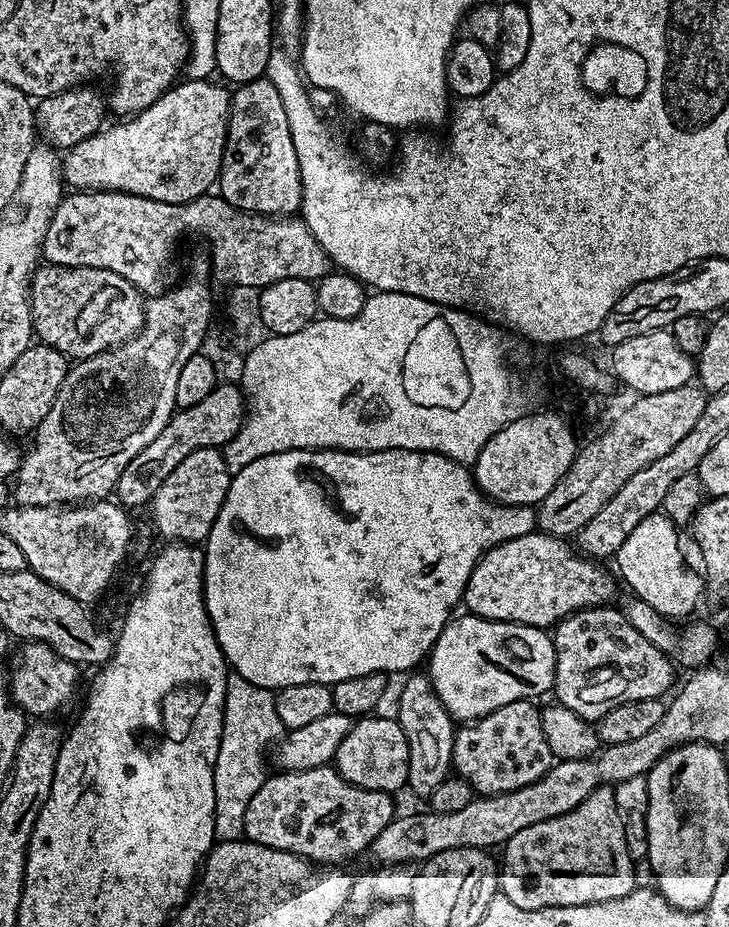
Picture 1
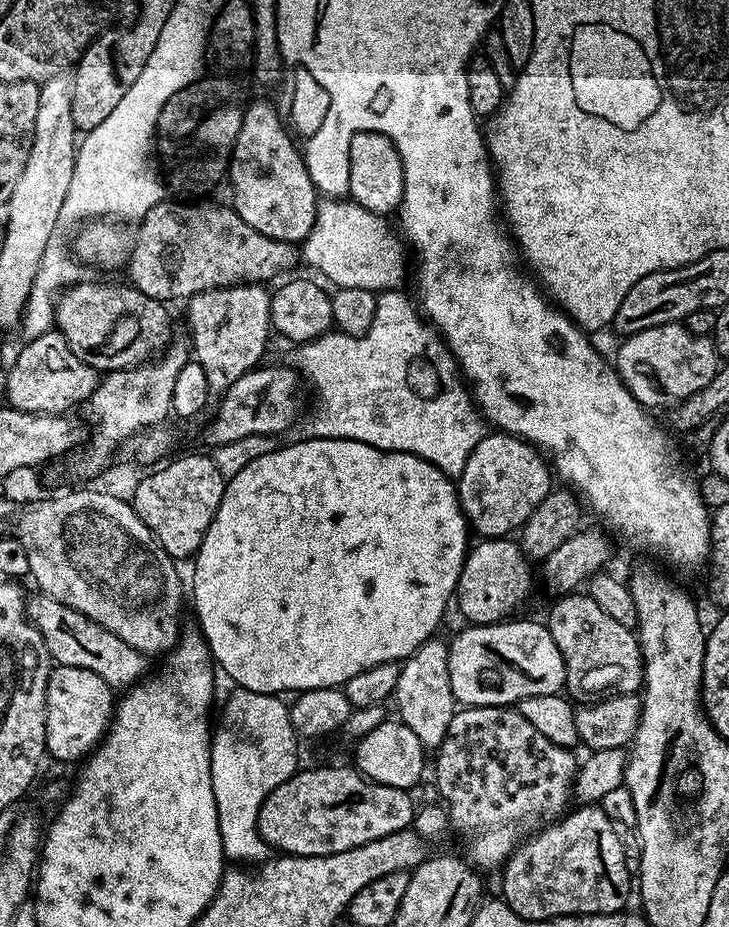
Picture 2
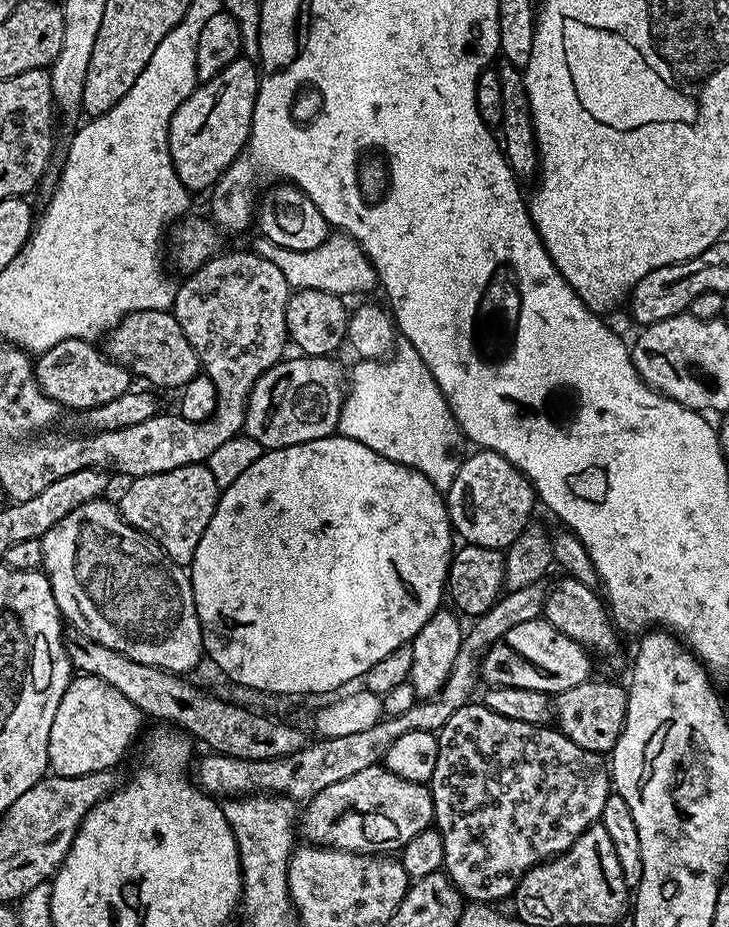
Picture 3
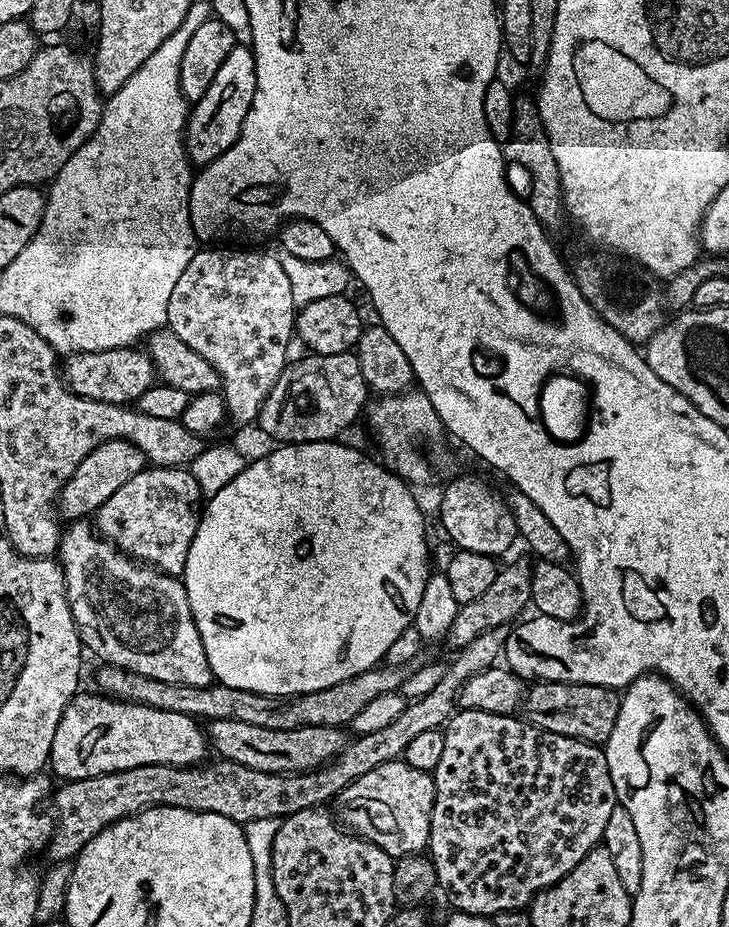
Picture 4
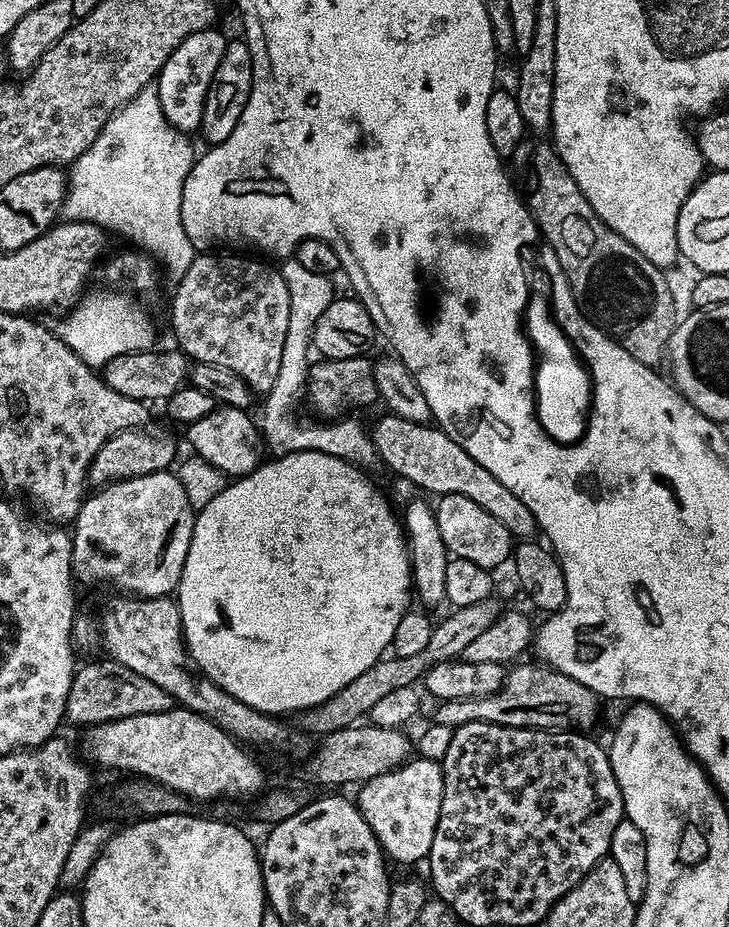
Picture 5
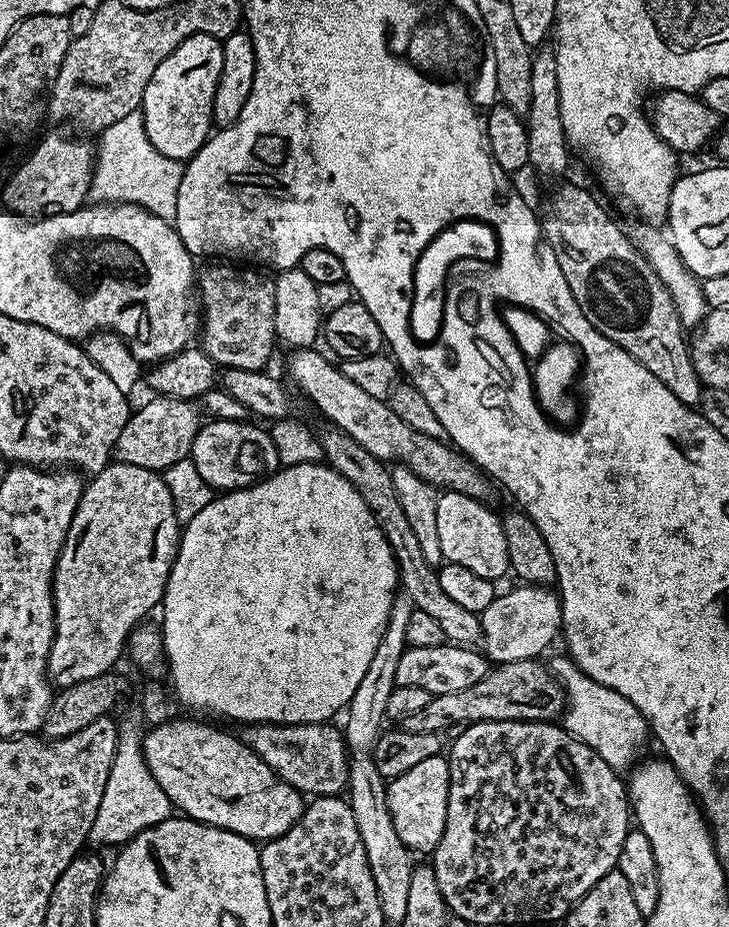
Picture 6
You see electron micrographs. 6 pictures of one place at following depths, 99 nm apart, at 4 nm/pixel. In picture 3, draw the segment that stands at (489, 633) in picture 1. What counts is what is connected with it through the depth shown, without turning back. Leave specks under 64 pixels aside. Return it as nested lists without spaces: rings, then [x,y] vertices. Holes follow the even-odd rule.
[[[531,620],[514,626],[514,630],[506,630],[506,634],[490,646],[482,661],[482,680],[488,686],[518,686],[555,694],[590,679],[593,675],[591,658],[589,649],[562,634],[547,620]]]

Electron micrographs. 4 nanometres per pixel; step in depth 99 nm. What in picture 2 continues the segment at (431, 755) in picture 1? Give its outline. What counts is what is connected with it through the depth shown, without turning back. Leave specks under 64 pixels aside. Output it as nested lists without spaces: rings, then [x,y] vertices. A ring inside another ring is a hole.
[[[440,638],[428,640],[414,654],[400,664],[398,686],[394,693],[395,715],[410,730],[418,742],[422,742],[425,750],[439,748],[442,738],[446,738],[446,730],[450,730],[450,722],[456,716],[458,705],[450,690],[450,666],[448,665],[448,644]]]

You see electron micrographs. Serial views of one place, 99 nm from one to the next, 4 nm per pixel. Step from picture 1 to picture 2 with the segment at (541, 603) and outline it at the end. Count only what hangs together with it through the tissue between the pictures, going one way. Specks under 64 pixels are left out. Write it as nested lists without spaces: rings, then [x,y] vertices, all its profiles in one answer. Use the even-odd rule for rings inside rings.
[[[484,538],[473,543],[468,549],[468,557],[464,560],[462,574],[456,583],[455,607],[460,607],[460,612],[465,616],[469,625],[494,624],[511,617],[512,612],[528,596],[532,588],[532,568],[529,557],[524,555],[523,548],[512,538]]]

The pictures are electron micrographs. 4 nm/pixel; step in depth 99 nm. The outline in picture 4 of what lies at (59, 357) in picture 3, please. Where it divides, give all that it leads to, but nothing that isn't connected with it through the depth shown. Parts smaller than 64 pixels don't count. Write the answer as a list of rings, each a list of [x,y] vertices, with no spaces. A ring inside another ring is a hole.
[[[139,347],[115,348],[101,352],[73,352],[63,361],[62,375],[68,389],[82,398],[101,400],[107,404],[135,405],[146,390],[157,383],[156,367],[147,351]]]

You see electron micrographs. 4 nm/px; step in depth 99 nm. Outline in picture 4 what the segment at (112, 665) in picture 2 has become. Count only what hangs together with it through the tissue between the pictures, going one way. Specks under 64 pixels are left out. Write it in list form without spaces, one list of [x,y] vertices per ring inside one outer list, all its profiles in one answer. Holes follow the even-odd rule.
[[[230,718],[211,721],[206,735],[210,748],[219,759],[250,766],[250,770],[262,770],[270,774],[283,772],[309,772],[329,764],[346,743],[344,728],[330,726],[302,726],[302,730],[270,730],[253,726],[251,722],[238,722]]]

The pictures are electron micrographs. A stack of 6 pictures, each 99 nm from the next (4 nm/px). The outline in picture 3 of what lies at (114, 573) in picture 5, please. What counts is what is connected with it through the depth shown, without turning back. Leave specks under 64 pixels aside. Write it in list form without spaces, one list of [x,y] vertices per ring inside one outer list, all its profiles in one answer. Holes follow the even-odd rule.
[[[207,463],[178,466],[178,470],[166,470],[162,474],[137,476],[118,500],[120,513],[130,526],[145,532],[164,547],[164,553],[176,564],[191,565],[198,550],[198,542],[214,518],[221,488],[214,482]]]

